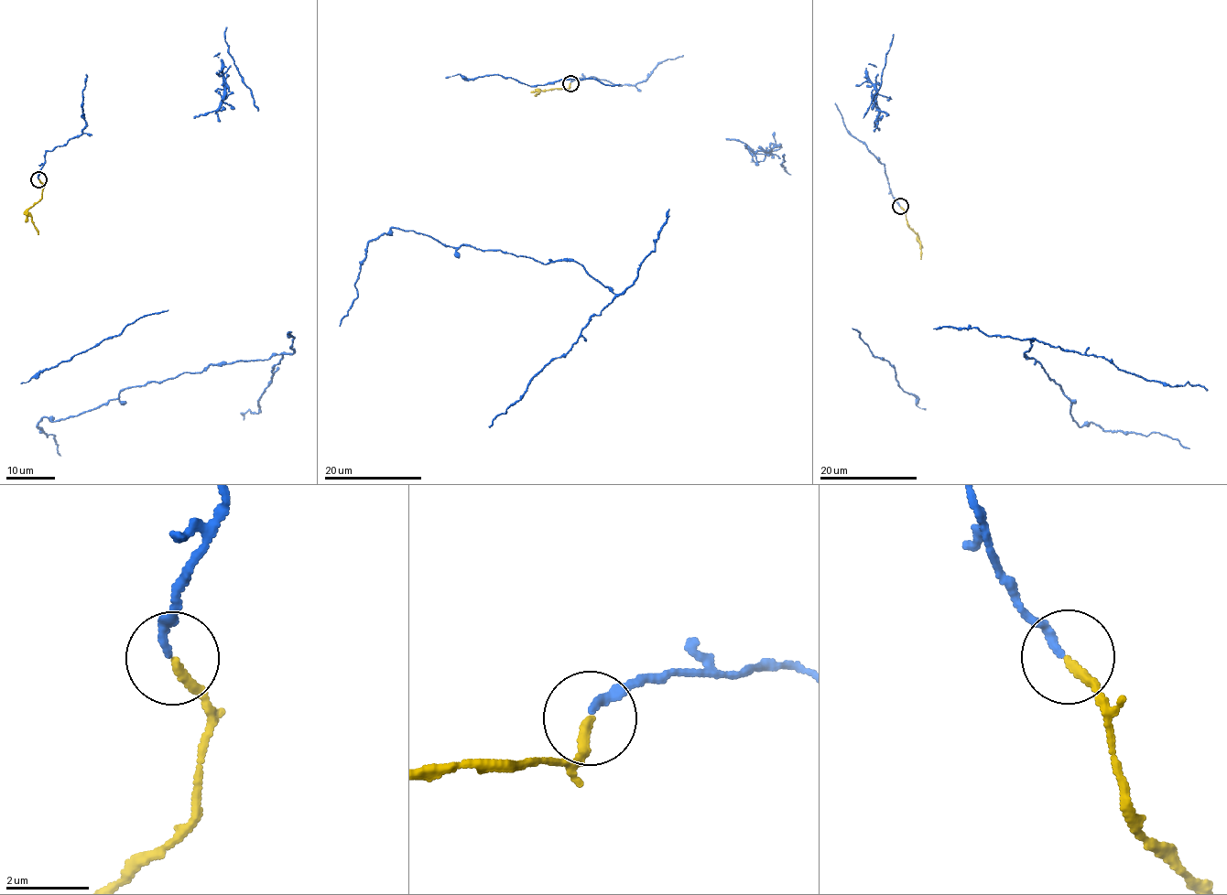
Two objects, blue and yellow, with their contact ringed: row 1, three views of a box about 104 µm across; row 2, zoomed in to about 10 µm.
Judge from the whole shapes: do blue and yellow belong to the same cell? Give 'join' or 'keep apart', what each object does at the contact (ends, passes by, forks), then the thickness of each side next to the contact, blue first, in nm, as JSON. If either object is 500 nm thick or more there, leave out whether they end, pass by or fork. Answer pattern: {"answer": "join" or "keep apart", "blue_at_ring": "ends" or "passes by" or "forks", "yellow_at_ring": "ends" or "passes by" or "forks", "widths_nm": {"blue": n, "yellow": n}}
{"answer": "join", "blue_at_ring": "ends", "yellow_at_ring": "ends", "widths_nm": {"blue": 180, "yellow": 200}}

